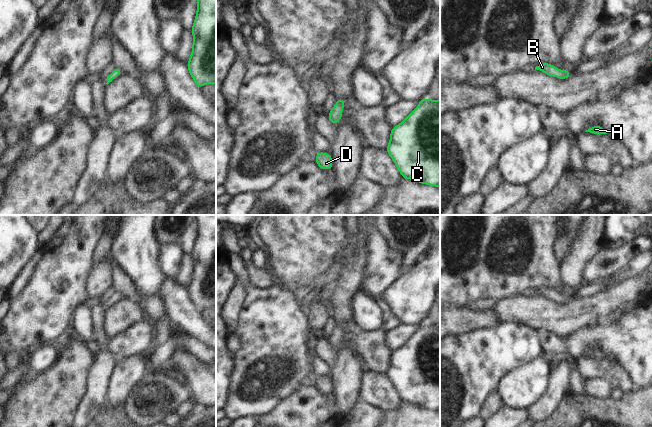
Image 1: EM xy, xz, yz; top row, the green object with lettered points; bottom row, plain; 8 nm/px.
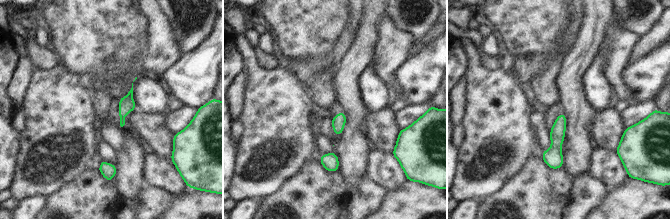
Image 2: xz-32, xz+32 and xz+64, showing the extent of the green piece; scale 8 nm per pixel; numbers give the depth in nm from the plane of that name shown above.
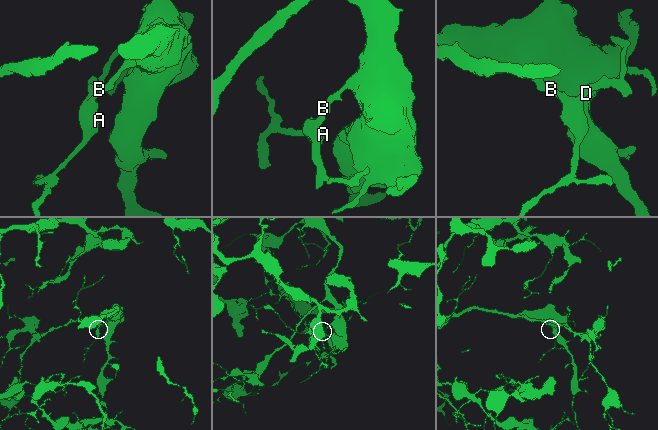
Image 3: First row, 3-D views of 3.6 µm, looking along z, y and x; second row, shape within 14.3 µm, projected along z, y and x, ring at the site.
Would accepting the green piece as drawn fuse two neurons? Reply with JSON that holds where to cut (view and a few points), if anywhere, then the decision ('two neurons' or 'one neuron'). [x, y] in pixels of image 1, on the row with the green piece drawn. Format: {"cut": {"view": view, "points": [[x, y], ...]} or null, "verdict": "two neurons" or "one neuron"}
{"cut": null, "verdict": "one neuron"}

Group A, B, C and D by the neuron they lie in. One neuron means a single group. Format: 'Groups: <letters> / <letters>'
Groups: A B C D

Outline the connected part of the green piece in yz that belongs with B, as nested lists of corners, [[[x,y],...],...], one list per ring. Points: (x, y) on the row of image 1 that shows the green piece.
[[[547,62],[541,63],[538,66],[535,67],[535,70],[540,70],[544,74],[551,76],[551,77],[557,77],[558,79],[568,79],[571,75],[570,70],[560,70],[556,66],[549,64]]]

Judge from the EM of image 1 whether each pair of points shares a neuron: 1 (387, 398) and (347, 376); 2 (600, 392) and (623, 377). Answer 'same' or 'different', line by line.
1: different
2: different

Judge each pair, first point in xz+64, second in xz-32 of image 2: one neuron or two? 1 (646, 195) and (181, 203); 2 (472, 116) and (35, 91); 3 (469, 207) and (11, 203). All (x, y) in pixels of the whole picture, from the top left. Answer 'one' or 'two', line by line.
1: one
2: one
3: two

